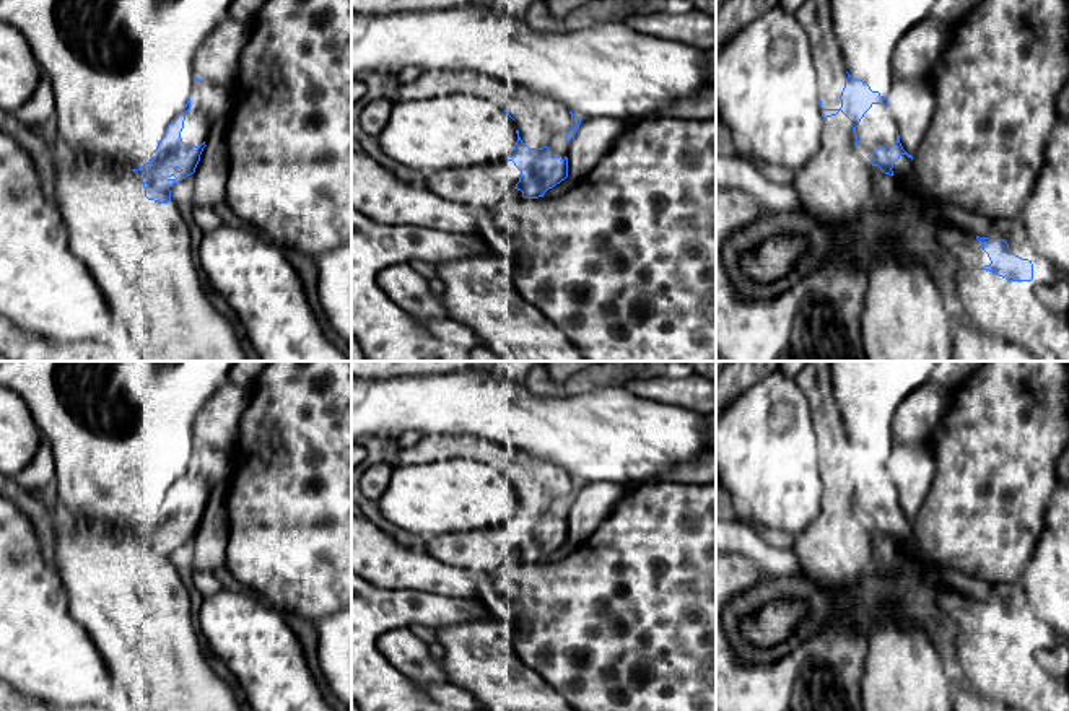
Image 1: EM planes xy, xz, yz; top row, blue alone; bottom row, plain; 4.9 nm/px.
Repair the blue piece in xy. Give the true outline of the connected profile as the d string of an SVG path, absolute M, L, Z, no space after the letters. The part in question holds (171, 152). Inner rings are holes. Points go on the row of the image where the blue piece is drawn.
M189 98L150 155L151 159L138 169L132 169L142 179L148 200L171 202L172 185L195 172L207 146L208 130L207 116L200 109L194 109Z

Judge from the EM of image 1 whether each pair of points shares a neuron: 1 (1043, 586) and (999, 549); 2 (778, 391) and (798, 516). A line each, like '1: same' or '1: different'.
1: different
2: same

